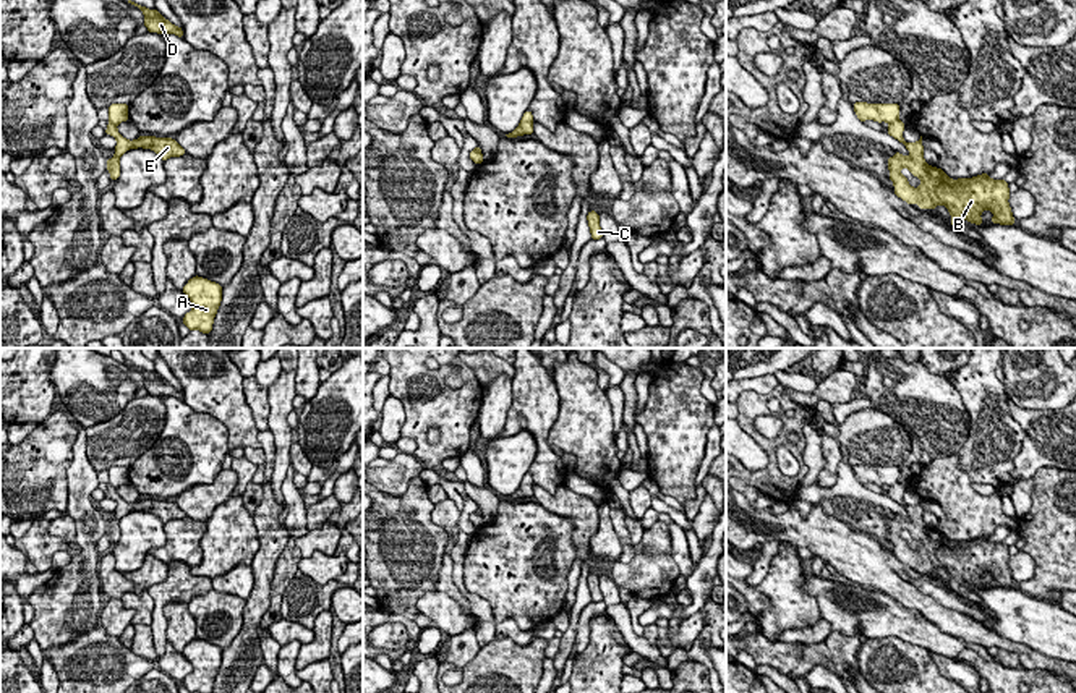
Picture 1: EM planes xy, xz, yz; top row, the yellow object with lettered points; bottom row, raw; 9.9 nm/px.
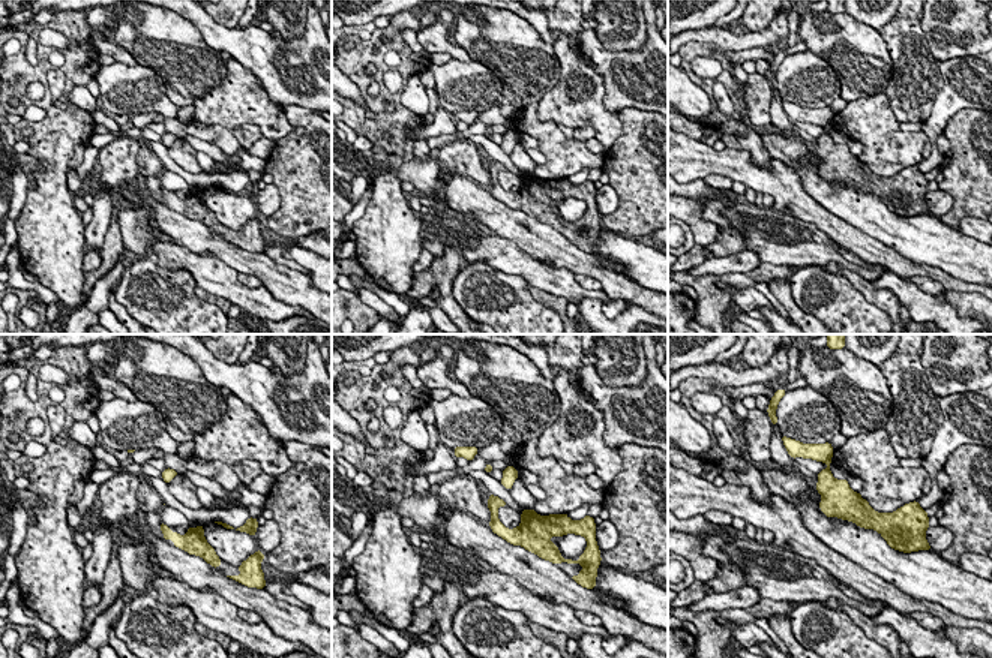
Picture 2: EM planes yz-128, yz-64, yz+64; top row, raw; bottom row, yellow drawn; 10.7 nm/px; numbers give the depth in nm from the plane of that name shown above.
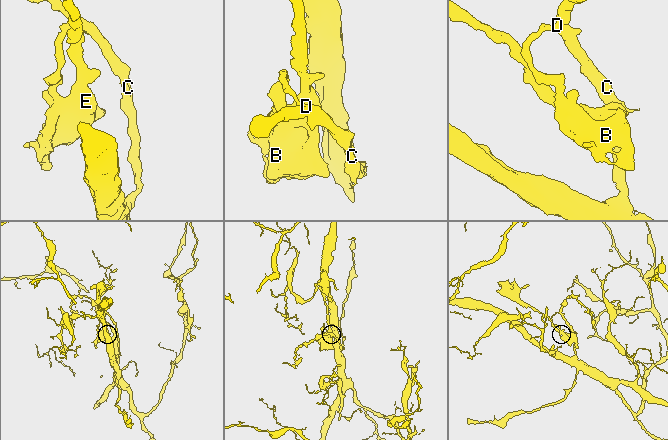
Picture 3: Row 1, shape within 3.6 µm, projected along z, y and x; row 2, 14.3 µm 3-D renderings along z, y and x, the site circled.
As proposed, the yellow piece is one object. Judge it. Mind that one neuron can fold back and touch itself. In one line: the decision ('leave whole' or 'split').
split

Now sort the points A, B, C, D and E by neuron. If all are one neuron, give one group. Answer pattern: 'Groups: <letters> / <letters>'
Groups: A C D / B E

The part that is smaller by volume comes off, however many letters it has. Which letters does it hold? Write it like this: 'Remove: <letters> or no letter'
Remove: B, E

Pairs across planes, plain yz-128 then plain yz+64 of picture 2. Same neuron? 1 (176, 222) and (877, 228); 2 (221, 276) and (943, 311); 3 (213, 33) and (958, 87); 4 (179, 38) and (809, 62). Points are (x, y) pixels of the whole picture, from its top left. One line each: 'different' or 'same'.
1: different
2: different
3: same
4: different

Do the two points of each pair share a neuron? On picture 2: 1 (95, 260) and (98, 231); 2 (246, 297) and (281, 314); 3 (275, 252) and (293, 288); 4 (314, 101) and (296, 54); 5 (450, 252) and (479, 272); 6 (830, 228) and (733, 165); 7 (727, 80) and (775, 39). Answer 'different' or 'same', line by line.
1: different
2: same
3: different
4: same
5: different
6: same
7: different

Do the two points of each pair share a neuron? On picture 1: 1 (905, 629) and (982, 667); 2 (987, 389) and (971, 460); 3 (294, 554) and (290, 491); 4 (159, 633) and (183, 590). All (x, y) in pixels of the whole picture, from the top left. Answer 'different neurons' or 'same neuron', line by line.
1: different neurons
2: same neuron
3: same neuron
4: same neuron

